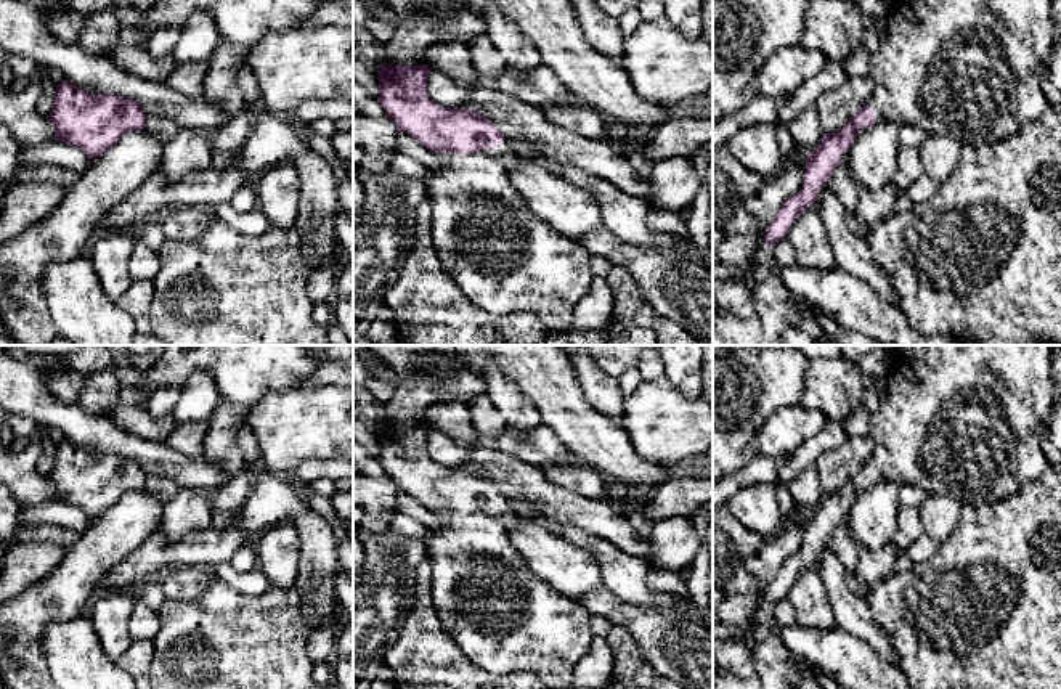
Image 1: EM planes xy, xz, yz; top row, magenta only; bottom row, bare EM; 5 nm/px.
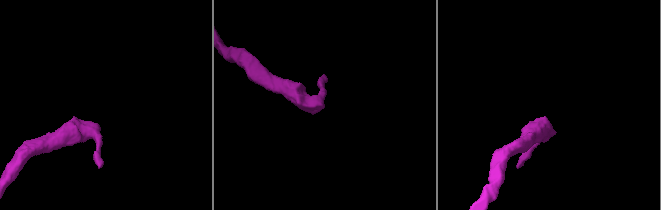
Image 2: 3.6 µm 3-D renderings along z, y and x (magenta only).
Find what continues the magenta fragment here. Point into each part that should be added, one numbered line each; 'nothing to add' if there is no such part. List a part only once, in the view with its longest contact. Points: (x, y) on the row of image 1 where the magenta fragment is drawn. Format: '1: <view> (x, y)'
1: xz (504, 259)

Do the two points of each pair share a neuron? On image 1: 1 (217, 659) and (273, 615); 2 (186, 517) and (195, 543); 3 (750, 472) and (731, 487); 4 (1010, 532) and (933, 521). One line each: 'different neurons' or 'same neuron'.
1: same neuron
2: different neurons
3: same neuron
4: different neurons

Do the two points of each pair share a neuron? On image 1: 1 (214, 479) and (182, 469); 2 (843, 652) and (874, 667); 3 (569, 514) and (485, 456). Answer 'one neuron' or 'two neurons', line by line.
1: one neuron
2: one neuron
3: one neuron

